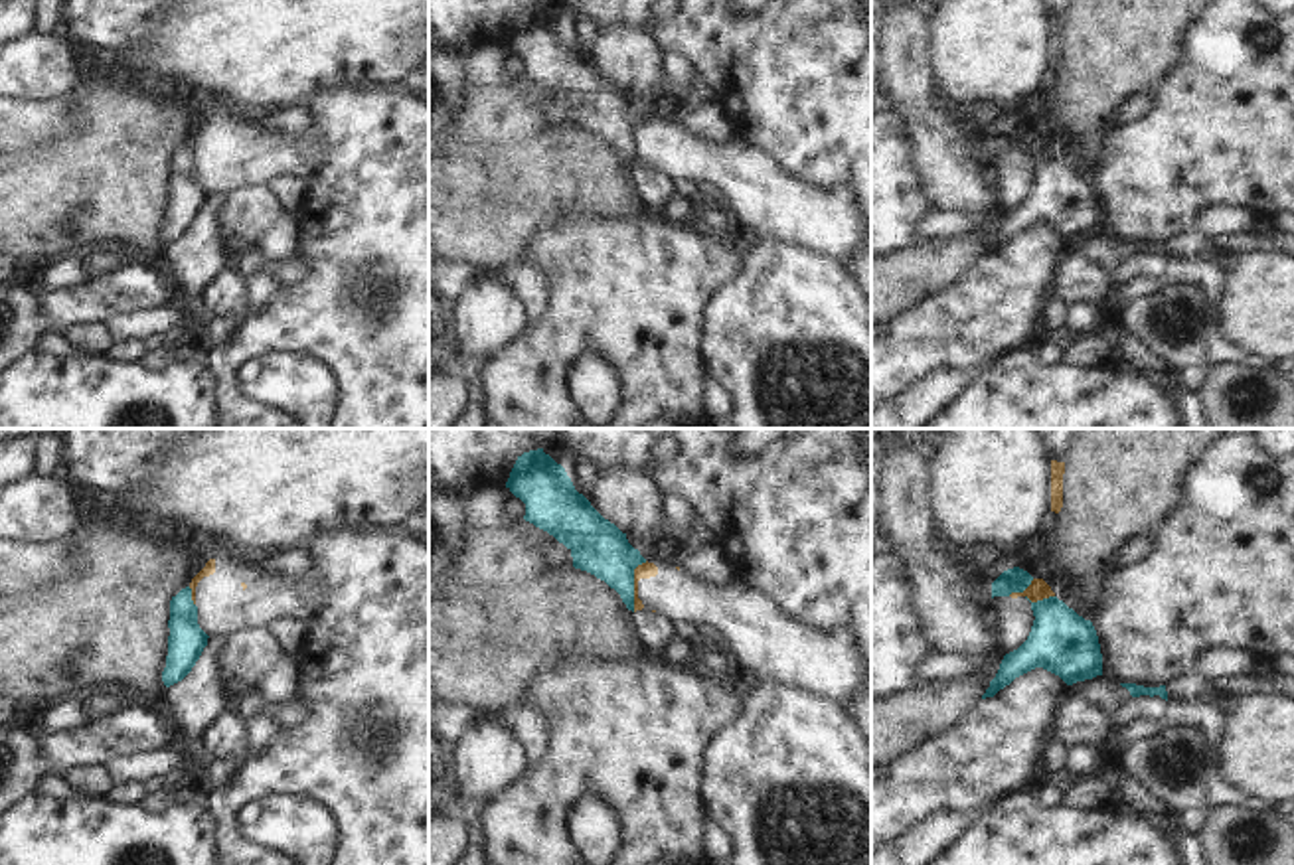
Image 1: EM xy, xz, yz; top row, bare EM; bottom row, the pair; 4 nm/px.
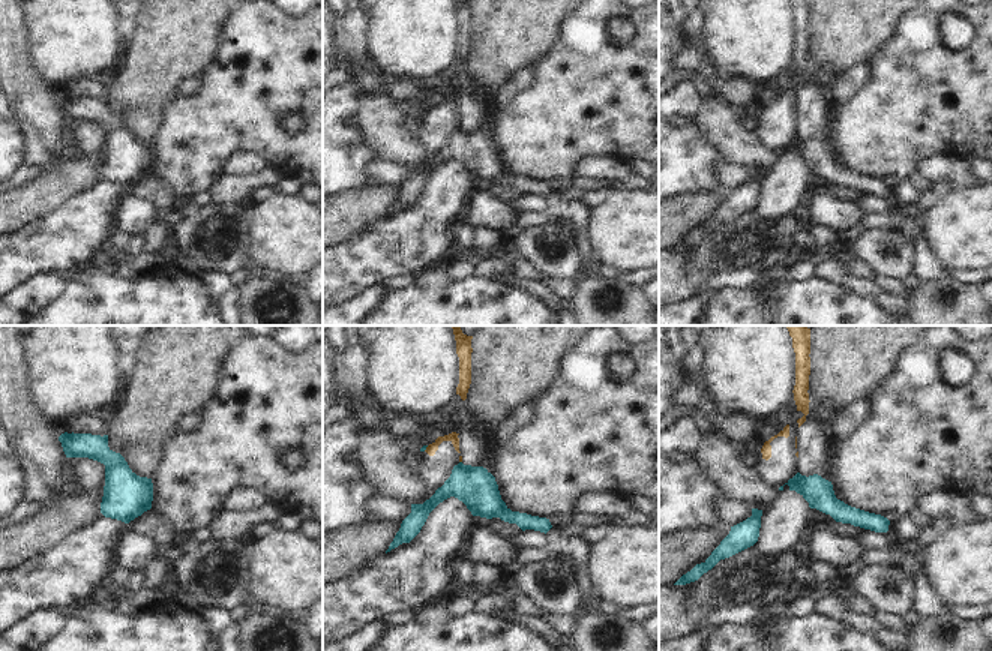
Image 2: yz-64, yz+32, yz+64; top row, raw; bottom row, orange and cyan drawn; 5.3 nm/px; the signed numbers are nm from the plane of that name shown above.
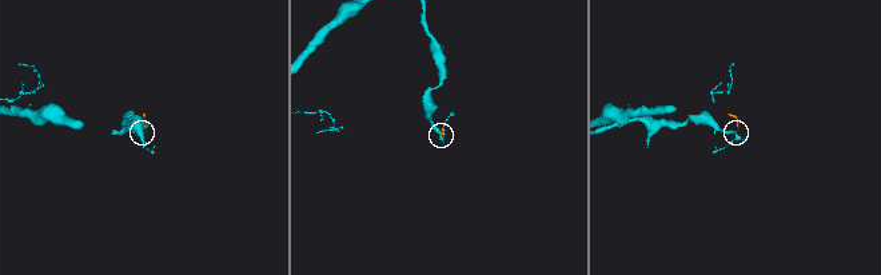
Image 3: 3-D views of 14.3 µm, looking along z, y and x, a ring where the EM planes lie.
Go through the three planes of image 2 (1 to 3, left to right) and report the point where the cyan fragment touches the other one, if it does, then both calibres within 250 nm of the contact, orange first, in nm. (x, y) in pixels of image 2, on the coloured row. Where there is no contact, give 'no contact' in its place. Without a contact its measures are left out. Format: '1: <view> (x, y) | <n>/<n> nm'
1: no contact
2: yz+32 (426, 449) | 60/20 nm
3: no contact

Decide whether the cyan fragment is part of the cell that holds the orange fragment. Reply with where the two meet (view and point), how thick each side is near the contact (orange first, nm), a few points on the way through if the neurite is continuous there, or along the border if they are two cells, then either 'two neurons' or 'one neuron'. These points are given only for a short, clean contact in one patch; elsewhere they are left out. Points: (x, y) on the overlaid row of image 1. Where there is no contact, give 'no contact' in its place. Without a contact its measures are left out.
contact xz (635, 585); calibres 70 and 220 nm; border xz (646, 561), (635, 569), (633, 611); two neurons

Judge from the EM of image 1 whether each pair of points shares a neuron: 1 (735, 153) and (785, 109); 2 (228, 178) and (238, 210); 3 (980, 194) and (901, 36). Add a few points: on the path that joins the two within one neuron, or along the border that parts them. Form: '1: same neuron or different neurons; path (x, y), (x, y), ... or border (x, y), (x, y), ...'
1: different neurons; border (739, 137), (767, 149), (785, 170)
2: different neurons; border (265, 184), (238, 188), (228, 196)
3: same neuron; path (941, 155), (935, 129), (919, 105), (907, 76)

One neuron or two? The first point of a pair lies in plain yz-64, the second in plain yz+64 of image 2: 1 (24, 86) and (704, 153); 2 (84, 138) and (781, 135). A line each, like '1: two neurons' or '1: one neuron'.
1: two neurons
2: one neuron

